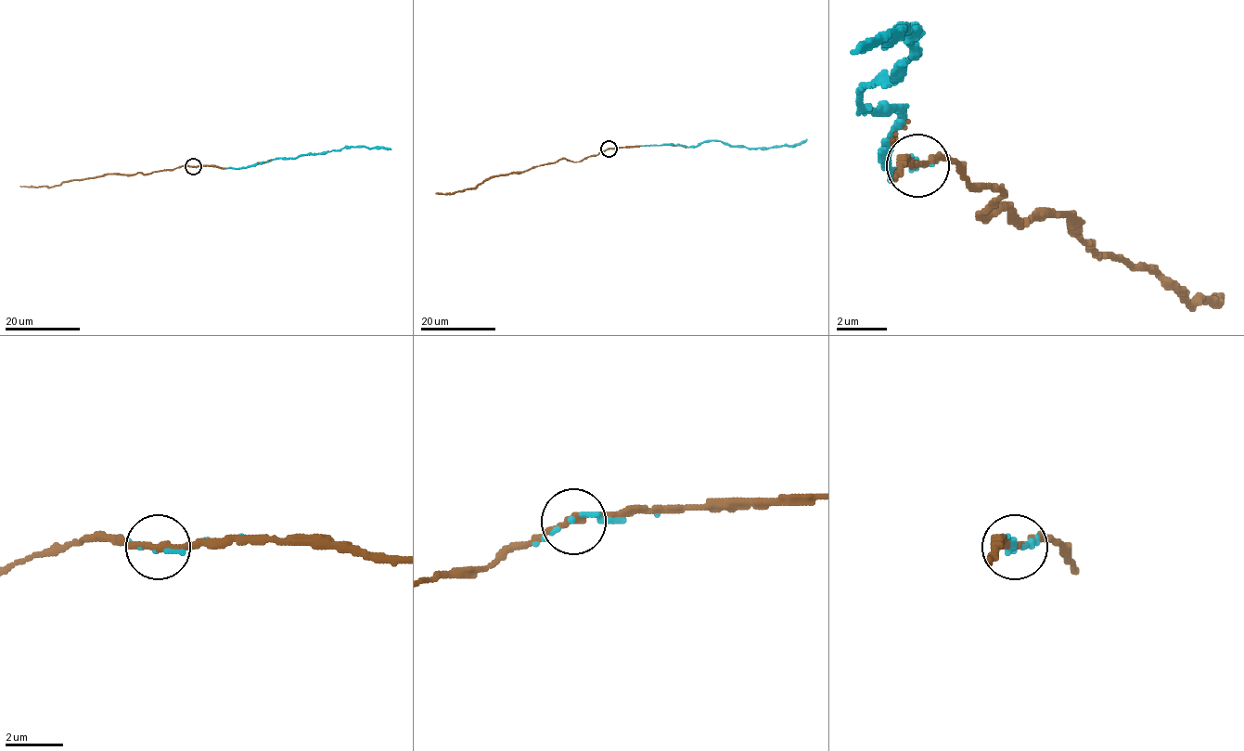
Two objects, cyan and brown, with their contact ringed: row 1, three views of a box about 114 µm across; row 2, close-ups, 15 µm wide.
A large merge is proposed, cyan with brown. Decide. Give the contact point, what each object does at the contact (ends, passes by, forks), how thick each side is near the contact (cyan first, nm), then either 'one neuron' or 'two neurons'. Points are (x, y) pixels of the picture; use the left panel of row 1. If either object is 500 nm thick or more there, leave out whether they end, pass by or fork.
(193, 166) | cyan passes by | brown passes by | 130/200 nm | one neuron

